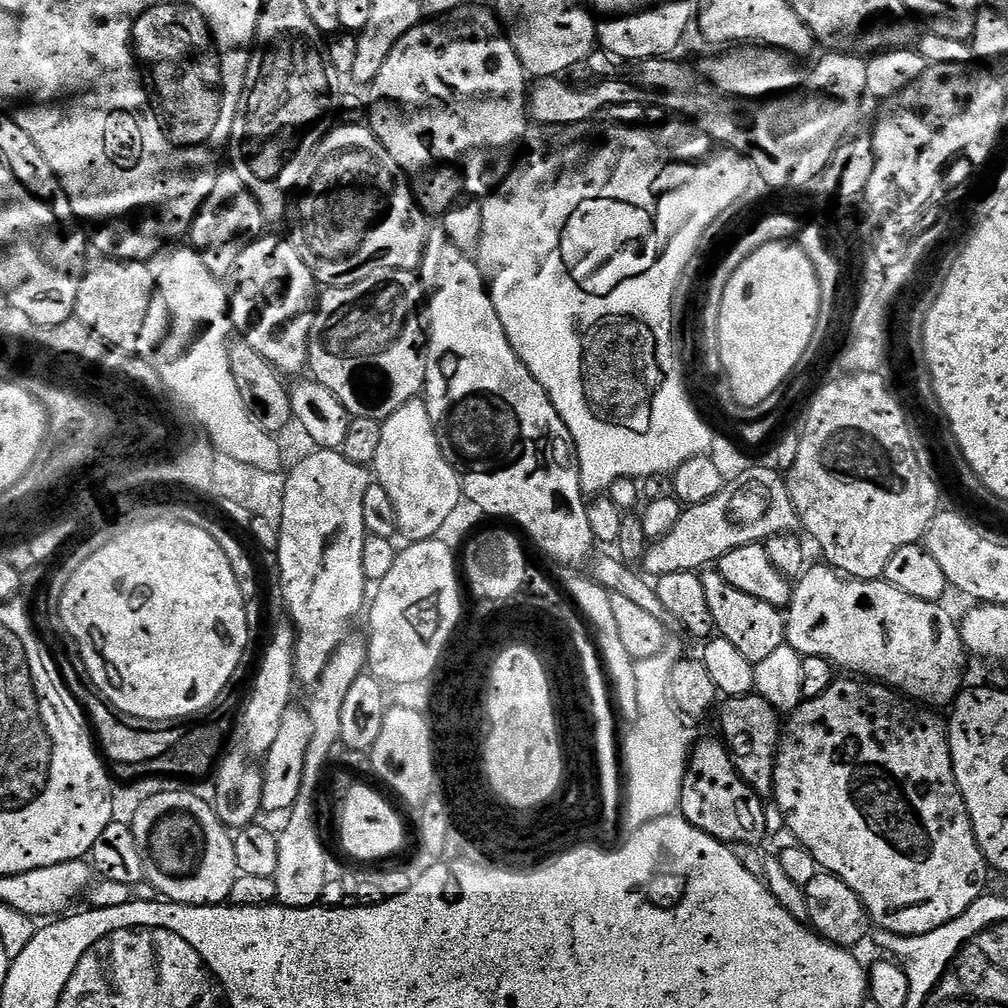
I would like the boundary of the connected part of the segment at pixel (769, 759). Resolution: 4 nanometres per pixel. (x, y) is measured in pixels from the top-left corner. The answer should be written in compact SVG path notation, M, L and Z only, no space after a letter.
M755 694L734 696L723 701L724 717L720 724L724 727L723 739L730 745L732 761L738 774L762 798L773 795L776 747L780 745L782 716L766 702L766 698Z

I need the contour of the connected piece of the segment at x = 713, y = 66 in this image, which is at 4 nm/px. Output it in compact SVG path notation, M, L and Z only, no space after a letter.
M732 46L721 52L724 52L721 56L706 57L701 64L698 64L698 72L703 79L705 76L713 84L711 87L717 93L729 98L759 102L765 98L775 98L781 94L787 94L799 88L802 83L802 72L800 76L801 61L789 52L781 52L779 48L769 48L767 46Z

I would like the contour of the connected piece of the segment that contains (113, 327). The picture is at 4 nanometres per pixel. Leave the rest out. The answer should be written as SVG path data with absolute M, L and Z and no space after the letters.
M100 258L93 268L91 265L85 271L76 303L75 319L81 320L83 327L97 340L103 340L120 352L145 358L155 357L155 352L169 339L169 329L172 327L172 315L166 306L166 298L162 298L160 288L154 282L151 267L139 260L115 258Z

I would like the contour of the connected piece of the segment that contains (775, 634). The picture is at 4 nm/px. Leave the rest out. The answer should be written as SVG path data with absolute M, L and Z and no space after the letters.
M718 570L705 571L702 586L706 589L710 614L714 614L716 632L726 638L726 642L731 642L744 657L750 658L752 664L762 662L762 658L774 654L774 650L786 642L786 616L781 609L770 606L770 602L762 602L762 598L745 594L738 590L738 586L730 586Z

